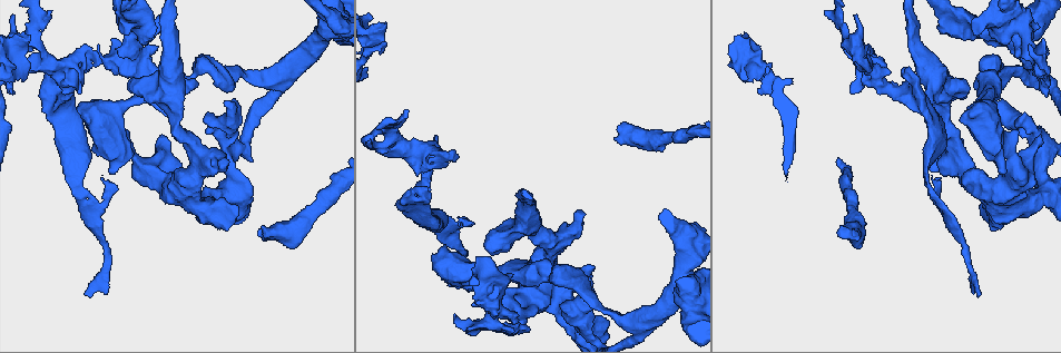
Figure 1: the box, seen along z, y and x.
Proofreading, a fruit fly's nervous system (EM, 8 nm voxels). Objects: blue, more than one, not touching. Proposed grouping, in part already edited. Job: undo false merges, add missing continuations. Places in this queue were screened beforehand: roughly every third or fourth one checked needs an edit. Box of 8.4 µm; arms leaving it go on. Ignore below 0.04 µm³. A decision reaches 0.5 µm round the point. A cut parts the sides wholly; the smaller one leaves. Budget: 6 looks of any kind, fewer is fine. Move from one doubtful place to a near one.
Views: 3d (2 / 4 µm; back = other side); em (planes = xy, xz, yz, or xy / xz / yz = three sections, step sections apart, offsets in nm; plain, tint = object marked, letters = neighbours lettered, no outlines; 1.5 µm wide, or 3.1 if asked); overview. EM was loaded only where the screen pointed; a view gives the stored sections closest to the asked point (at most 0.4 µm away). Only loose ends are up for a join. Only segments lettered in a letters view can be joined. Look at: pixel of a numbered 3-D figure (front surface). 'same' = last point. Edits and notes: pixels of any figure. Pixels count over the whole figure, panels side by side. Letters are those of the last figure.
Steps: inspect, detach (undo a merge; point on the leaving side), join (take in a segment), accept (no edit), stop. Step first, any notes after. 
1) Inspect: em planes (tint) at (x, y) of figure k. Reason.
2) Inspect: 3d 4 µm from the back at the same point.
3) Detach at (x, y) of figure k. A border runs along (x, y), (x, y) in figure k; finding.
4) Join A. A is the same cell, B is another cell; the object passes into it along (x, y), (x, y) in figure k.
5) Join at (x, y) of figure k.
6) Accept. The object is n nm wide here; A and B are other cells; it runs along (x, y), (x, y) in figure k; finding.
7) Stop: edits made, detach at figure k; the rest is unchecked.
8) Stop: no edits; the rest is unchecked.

Inspect: 3d 2 µm at (116, 48) of figure 1. Free end.

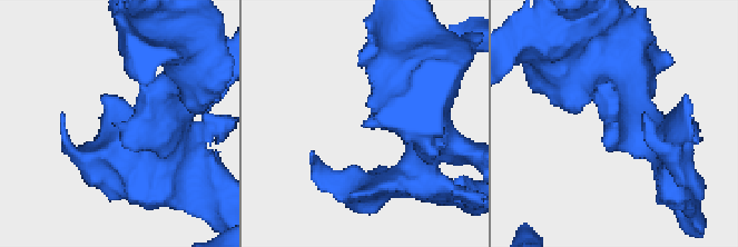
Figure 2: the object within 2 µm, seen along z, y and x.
Inspect: em planes (letters) at (614, 123) of figure 2.

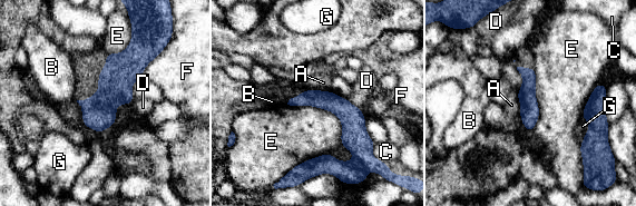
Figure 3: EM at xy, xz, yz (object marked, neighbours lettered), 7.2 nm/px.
Accept. A, B, C, D, E, F and G are other cells; it runs along (147, 51), (85, 121) in figure 3; no lettered segment goes on from it.

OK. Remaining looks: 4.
Inspect: 3d 4 µm at (995, 79) of figure 1. Abrupt turn.

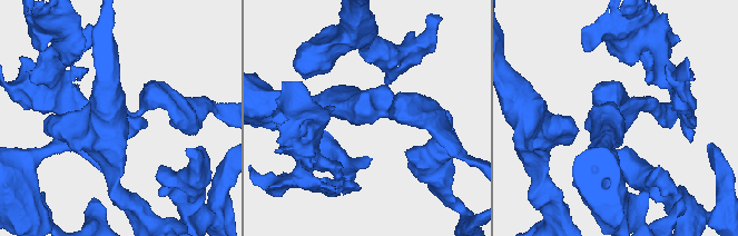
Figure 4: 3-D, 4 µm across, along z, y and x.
Inspect: em xz step 8 (tint) at (378, 112) of figure 4.

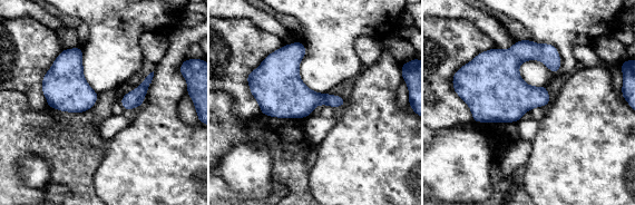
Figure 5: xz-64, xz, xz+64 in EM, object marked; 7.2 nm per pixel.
Inspect: em xy step 8 (letters) at the same point. Cut it another way.

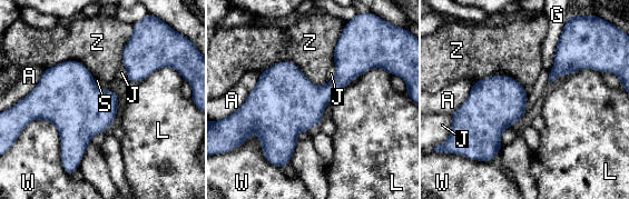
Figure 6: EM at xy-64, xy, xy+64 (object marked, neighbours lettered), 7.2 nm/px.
Accept. A, G, J, L, S, W and Z are other cells; all the same cell.

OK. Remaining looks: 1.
Inspect: em planes (letters) at (133, 153) of figure 1. Thin neck.

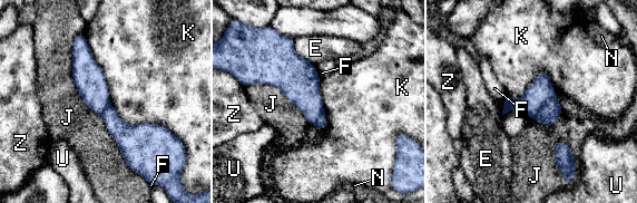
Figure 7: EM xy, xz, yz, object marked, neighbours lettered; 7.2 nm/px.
Detach at (540, 90) of figure 7. E, F, J, K, N, U and Z are other cells; a border runs along (556, 95), (532, 117) in figure 7; a second cell is stuck on.

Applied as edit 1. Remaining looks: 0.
Stop: edits made, detach at figure 7; the rest is unchecked.

